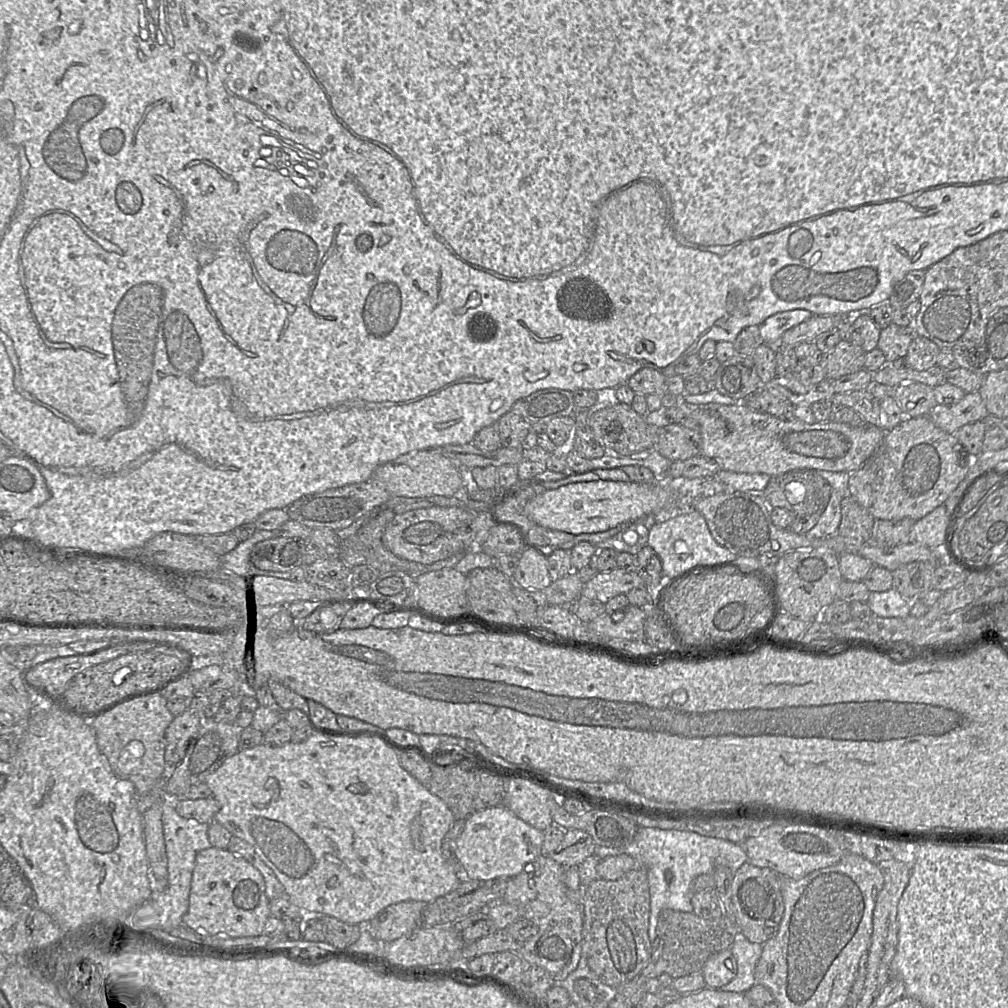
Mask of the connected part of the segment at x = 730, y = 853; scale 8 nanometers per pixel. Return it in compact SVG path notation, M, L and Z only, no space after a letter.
M640 826L630 843L613 848L596 846L594 854L600 859L627 854L636 860L638 868L646 869L650 893L649 939L651 943L656 938L658 916L663 909L693 912L691 883L696 877L702 874L713 874L716 866L727 866L735 873L748 861L744 847L731 841L706 837L690 831Z

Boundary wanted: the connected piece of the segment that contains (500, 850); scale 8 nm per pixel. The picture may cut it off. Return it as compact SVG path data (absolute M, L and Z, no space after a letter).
M505 805L480 810L465 819L461 834L453 841L453 853L462 865L462 877L472 881L511 878L541 855L544 834L517 817Z

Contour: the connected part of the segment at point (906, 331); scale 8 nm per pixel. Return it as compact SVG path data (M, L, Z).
M891 323L884 329L881 329L877 348L880 349L887 363L905 357L908 347L914 337L917 336L912 327L902 327Z

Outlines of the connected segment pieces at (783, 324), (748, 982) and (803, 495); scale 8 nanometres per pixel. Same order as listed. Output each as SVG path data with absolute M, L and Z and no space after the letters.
M805 309L776 313L758 326L759 340L767 345L777 345L787 330L810 319L812 316L813 314Z
M739 933L730 948L737 965L736 976L718 990L745 993L755 985L755 967L762 954L762 946L750 942Z
M794 469L771 476L761 493L770 507L781 507L795 515L822 514L832 487L815 469Z

